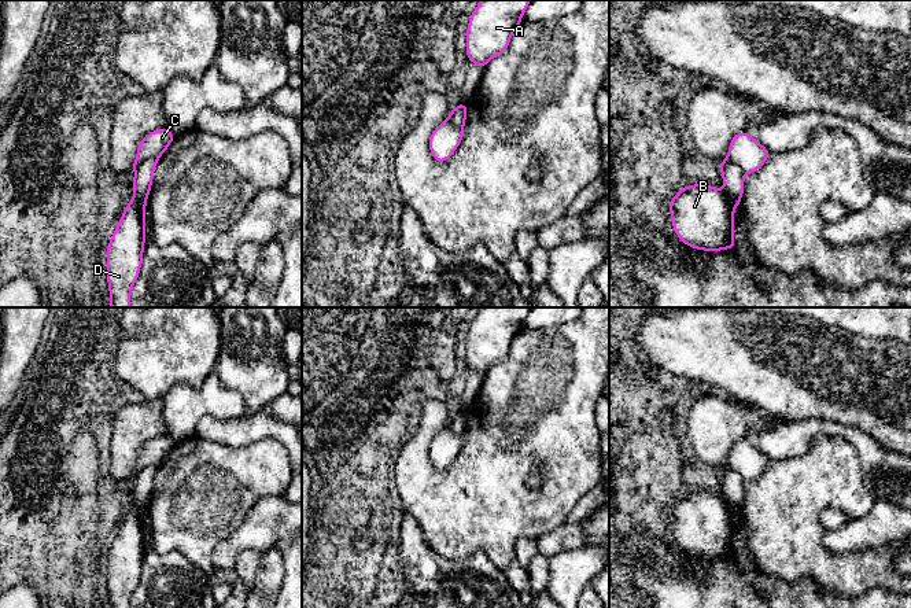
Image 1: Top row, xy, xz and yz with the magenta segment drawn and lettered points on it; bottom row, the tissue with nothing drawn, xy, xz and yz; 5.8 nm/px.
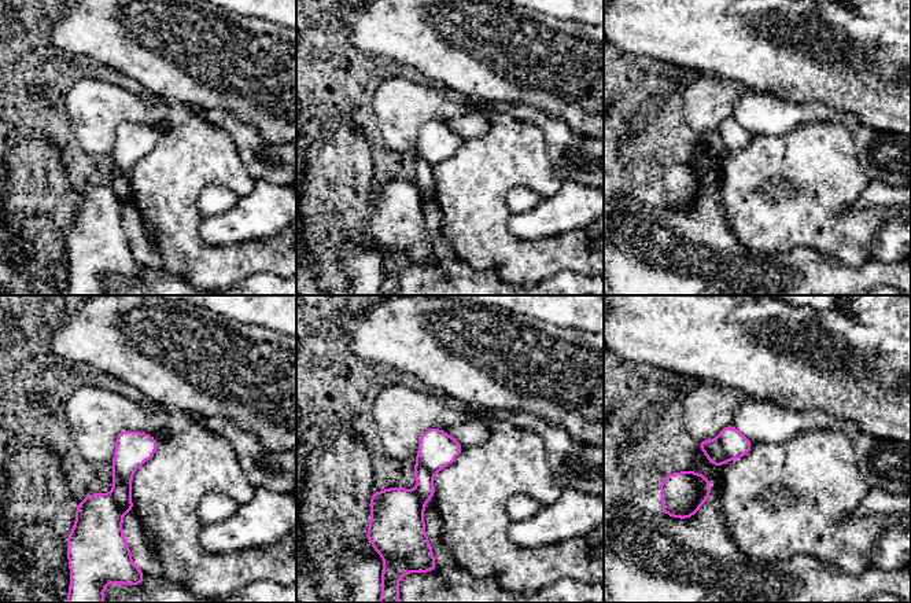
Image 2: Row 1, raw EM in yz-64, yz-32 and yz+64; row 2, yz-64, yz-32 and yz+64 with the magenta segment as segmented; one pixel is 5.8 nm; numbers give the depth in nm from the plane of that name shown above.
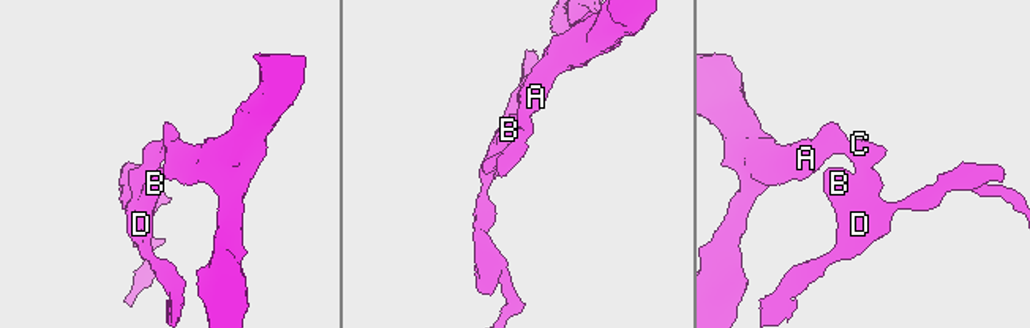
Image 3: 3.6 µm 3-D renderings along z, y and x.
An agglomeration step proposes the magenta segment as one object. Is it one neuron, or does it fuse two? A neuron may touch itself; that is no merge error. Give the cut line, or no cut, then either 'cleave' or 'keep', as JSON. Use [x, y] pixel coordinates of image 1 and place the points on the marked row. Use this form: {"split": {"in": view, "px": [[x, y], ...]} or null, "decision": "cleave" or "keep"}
{"split": {"in": "xy", "px": [[157, 158], [146, 158], [135, 169]]}, "decision": "cleave"}

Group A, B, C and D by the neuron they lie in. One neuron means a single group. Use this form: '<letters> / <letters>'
A / B C D

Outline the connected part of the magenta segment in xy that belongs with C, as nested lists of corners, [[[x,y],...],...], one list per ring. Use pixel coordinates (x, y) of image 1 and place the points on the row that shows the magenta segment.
[[[165,128],[148,133],[139,143],[136,161],[130,169],[136,170],[136,167],[145,159],[159,159],[174,139],[176,135]]]

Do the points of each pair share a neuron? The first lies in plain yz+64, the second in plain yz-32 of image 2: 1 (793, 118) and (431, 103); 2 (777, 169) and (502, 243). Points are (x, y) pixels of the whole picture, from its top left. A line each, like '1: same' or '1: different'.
1: different
2: same

